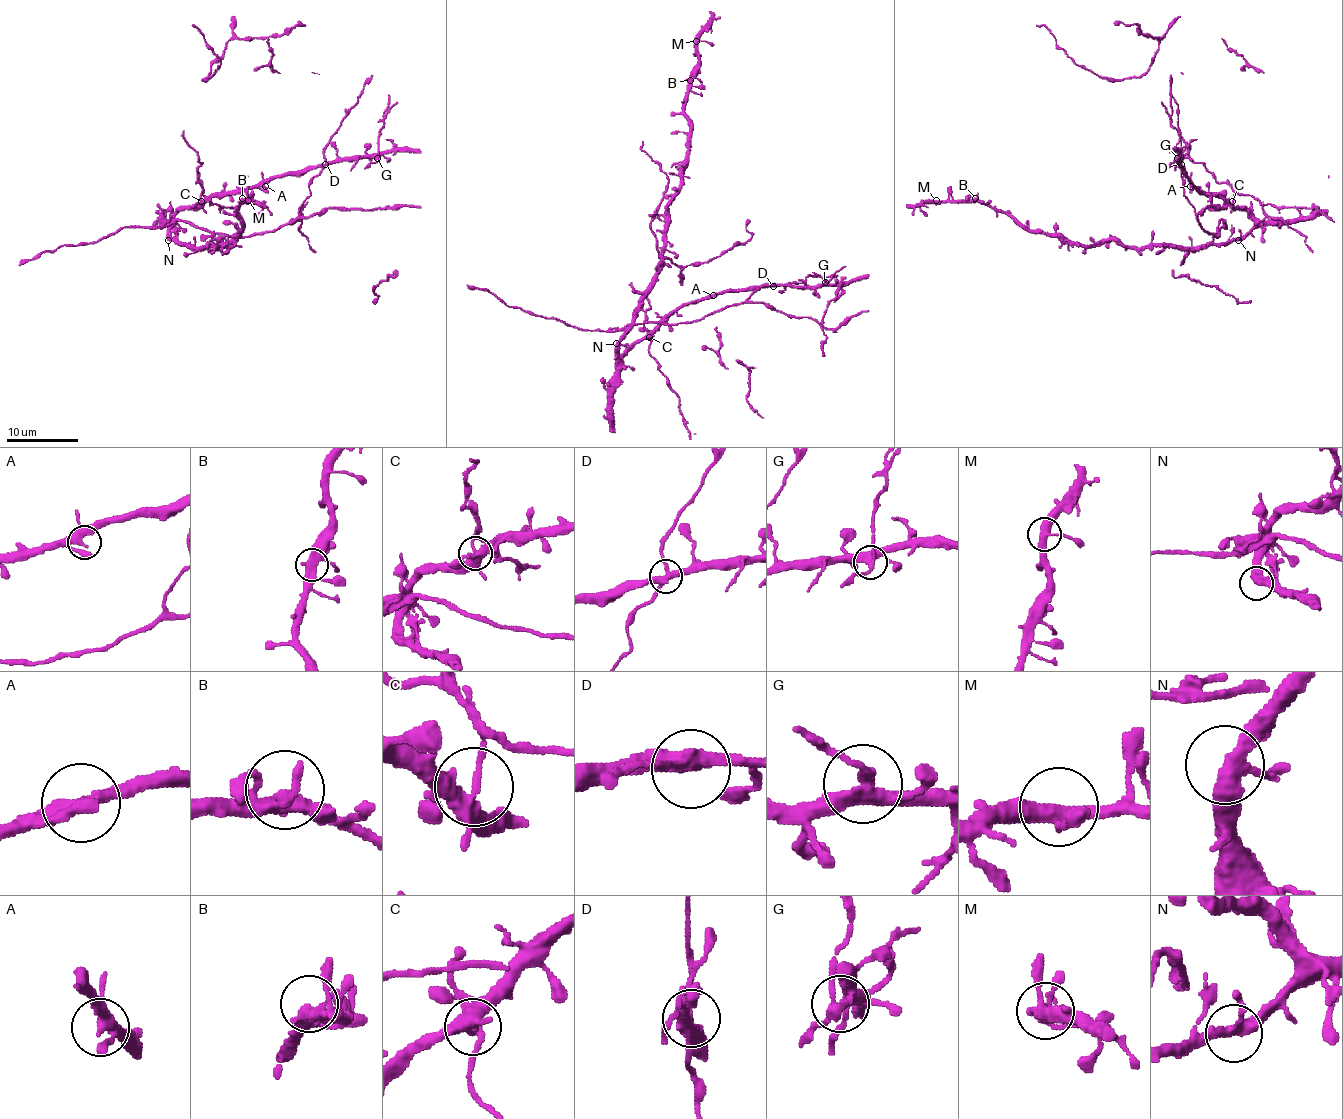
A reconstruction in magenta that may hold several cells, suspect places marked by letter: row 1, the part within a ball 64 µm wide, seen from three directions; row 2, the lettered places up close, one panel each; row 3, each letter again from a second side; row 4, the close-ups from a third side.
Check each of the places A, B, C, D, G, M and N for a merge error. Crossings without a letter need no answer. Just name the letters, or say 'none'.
C, D, G

